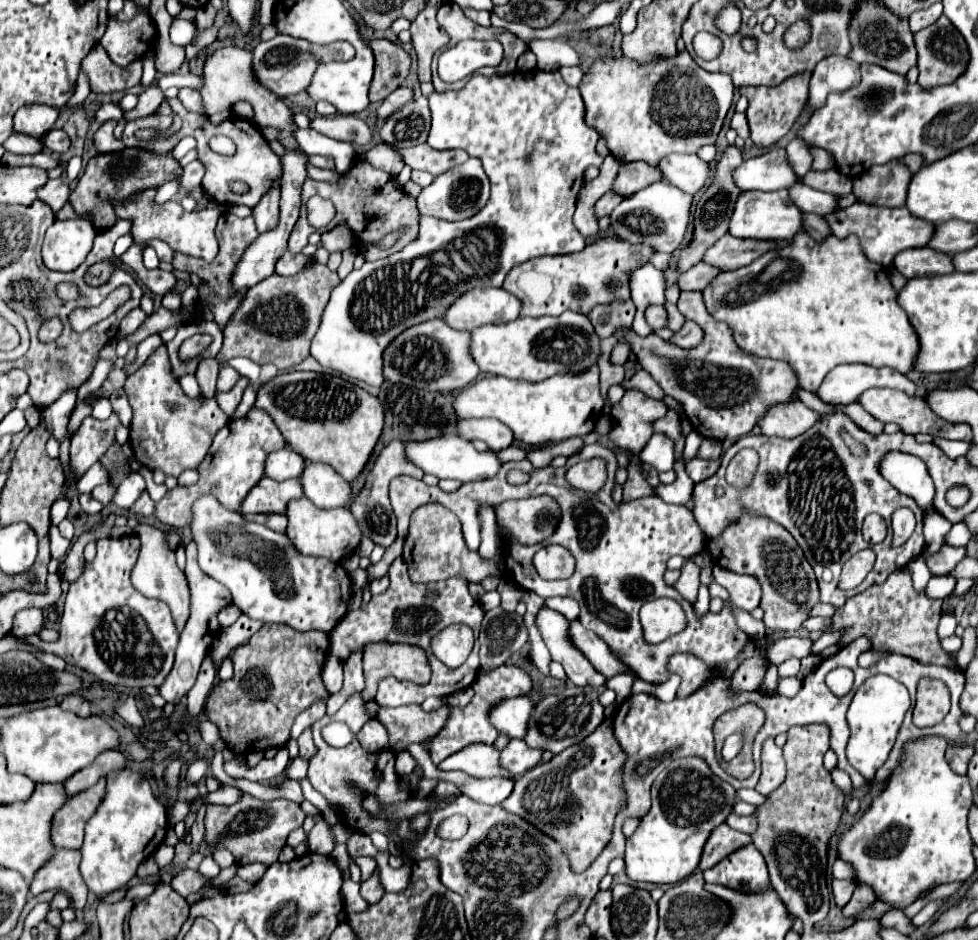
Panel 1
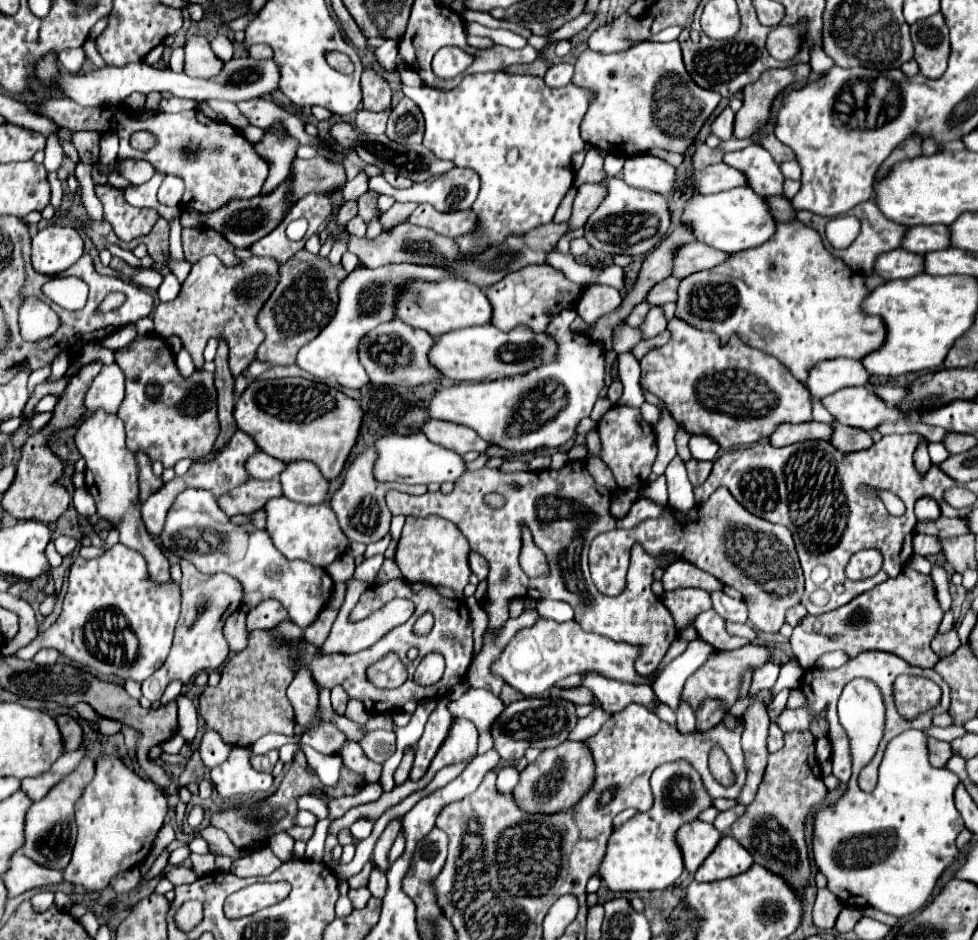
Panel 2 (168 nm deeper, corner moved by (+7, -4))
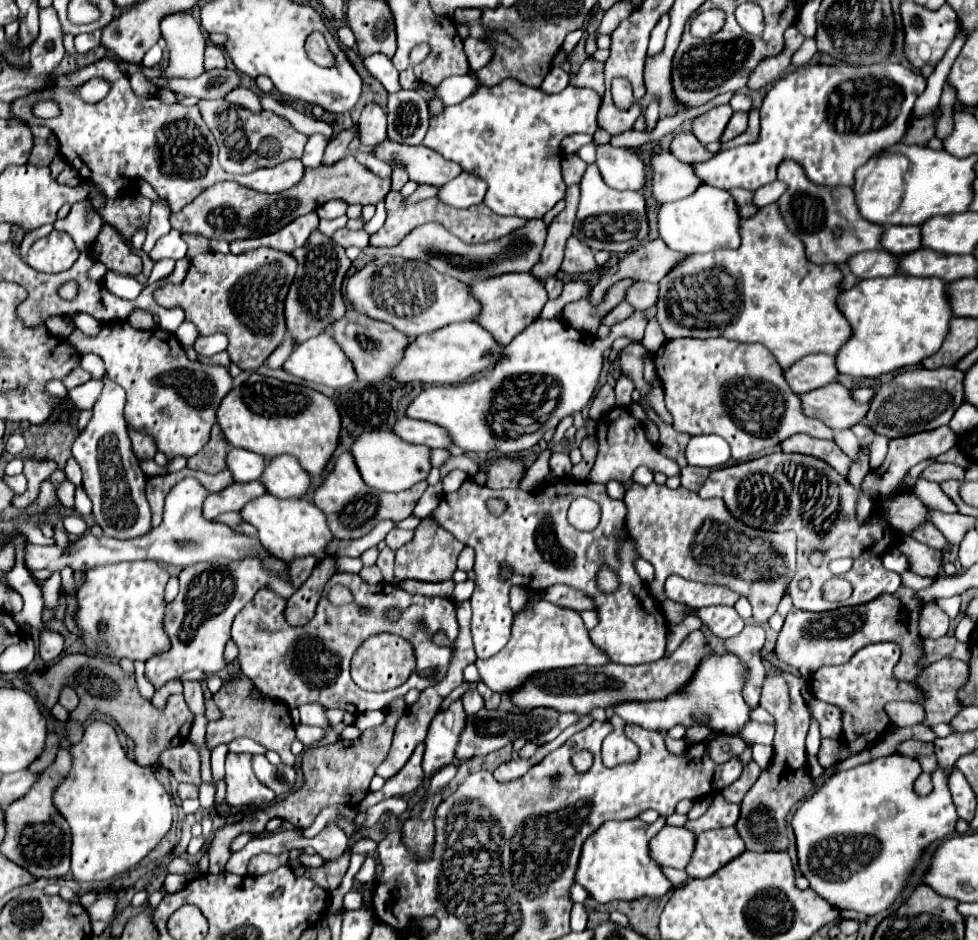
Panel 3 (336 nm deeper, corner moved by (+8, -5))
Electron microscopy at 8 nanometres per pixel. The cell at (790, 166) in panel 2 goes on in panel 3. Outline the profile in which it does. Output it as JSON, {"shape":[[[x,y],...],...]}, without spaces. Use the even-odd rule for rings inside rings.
{"shape":[[[784,160],[778,166],[778,180],[788,184],[788,190],[778,200],[782,216],[788,224],[788,228],[794,234],[798,234],[802,238],[802,242],[806,244],[808,260],[812,260],[816,264],[828,264],[828,262],[846,264],[848,258],[852,258],[858,252],[882,248],[880,234],[884,232],[884,228],[880,228],[880,224],[872,224],[872,222],[864,220],[860,216],[852,188],[842,186],[842,188],[828,190],[822,186],[816,186],[806,178],[802,166],[792,160]],[[836,226],[840,226],[846,232],[840,238],[832,240],[832,228],[836,228]]]}

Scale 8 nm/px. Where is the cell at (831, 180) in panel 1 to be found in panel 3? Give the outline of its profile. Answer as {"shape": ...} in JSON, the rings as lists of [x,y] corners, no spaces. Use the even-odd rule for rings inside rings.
{"shape":[[[774,180],[774,182],[762,186],[762,188],[758,188],[758,190],[754,192],[754,204],[756,204],[758,208],[762,208],[762,206],[766,206],[766,204],[772,204],[772,202],[776,202],[776,200],[786,192],[786,188],[788,188],[788,186],[786,186],[784,182]]]}

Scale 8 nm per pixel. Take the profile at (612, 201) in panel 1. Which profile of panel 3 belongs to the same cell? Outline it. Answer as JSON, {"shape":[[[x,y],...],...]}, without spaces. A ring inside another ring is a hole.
{"shape":[[[528,220],[524,228],[516,228],[516,232],[510,232],[508,236],[502,236],[500,240],[470,246],[458,240],[456,236],[452,236],[440,224],[432,222],[432,224],[414,228],[396,248],[372,248],[372,244],[368,244],[362,252],[370,260],[376,260],[380,256],[400,256],[404,260],[422,260],[442,274],[462,280],[464,284],[472,284],[476,280],[488,280],[488,278],[496,278],[508,272],[530,272],[534,264],[540,262],[546,234],[548,234],[548,228],[542,220]]]}

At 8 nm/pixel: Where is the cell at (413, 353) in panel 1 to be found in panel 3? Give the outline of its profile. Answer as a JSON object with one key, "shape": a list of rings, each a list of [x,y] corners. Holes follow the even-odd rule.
{"shape":[[[348,310],[344,318],[332,324],[332,336],[352,360],[358,378],[364,382],[382,382],[392,378],[392,368],[402,360],[404,348],[410,344],[410,338],[400,334],[398,328],[392,328],[392,324],[368,318],[354,310]]]}

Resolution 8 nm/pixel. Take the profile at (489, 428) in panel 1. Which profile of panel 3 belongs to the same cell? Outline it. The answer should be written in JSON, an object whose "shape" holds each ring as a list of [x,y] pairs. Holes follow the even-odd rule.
{"shape":[[[400,418],[394,426],[394,432],[412,444],[426,444],[430,448],[448,448],[452,446],[452,440],[448,440],[448,432],[440,428],[438,424],[428,424],[426,420],[412,420],[412,418]]]}

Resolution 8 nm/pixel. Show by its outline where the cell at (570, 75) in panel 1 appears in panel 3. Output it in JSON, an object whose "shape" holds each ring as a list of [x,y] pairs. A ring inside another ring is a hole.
{"shape":[[[552,68],[552,70],[546,74],[546,78],[544,78],[544,82],[542,82],[540,88],[542,88],[544,92],[548,92],[548,94],[562,92],[562,90],[568,86],[568,78],[570,78],[570,74],[564,72],[562,68]]]}

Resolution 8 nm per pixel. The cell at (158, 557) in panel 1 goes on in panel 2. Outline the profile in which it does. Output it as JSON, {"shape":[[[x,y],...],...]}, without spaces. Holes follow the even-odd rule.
{"shape":[[[95,411],[91,417],[83,419],[77,433],[75,445],[83,455],[87,469],[85,469],[85,487],[93,495],[97,503],[97,515],[109,521],[119,531],[119,541],[141,555],[149,563],[149,573],[153,581],[165,583],[171,581],[169,575],[169,561],[161,553],[157,541],[143,525],[141,519],[141,503],[139,503],[139,481],[137,481],[137,461],[133,451],[125,445],[125,429],[119,417],[109,415],[105,411]]]}

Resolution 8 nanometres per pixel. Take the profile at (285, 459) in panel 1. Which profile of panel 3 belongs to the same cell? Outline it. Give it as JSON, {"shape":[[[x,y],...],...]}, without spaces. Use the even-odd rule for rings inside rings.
{"shape":[[[230,448],[226,462],[236,482],[252,482],[252,480],[260,480],[268,460],[264,456],[256,456],[254,452],[242,448]]]}

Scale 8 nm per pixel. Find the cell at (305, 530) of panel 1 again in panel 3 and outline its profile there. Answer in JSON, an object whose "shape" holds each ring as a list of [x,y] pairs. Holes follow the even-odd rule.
{"shape":[[[264,494],[250,504],[242,508],[242,518],[256,526],[258,530],[258,540],[262,542],[268,552],[272,552],[276,558],[290,562],[300,556],[316,556],[316,560],[324,560],[328,556],[326,548],[334,540],[326,516],[316,508],[316,504],[304,500],[304,498],[276,498],[272,494]]]}

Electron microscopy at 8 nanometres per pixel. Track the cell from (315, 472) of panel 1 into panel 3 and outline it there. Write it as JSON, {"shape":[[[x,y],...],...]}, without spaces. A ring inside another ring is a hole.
{"shape":[[[276,456],[268,462],[262,484],[268,494],[278,498],[302,498],[310,488],[310,476],[304,474],[300,462],[292,456]]]}

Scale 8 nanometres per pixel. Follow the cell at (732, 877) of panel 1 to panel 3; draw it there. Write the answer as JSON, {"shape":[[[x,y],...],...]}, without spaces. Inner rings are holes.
{"shape":[[[720,828],[698,834],[696,848],[692,854],[686,872],[690,878],[706,878],[726,866],[734,856],[740,856],[746,850],[736,828]]]}

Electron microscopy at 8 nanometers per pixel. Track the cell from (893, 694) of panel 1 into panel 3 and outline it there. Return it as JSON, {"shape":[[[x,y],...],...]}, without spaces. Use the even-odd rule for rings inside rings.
{"shape":[[[896,752],[846,772],[836,772],[796,810],[792,828],[796,834],[800,870],[810,880],[810,888],[838,910],[856,910],[870,916],[888,910],[904,892],[924,850],[954,834],[958,816],[948,792],[948,774],[936,770],[932,792],[914,800],[914,782],[918,774],[922,774],[920,762]]]}

